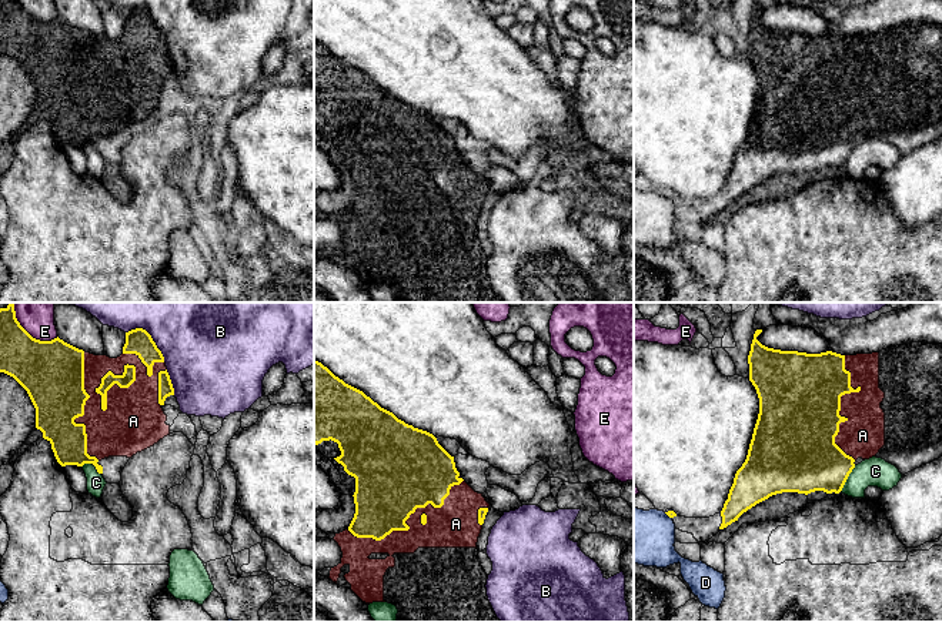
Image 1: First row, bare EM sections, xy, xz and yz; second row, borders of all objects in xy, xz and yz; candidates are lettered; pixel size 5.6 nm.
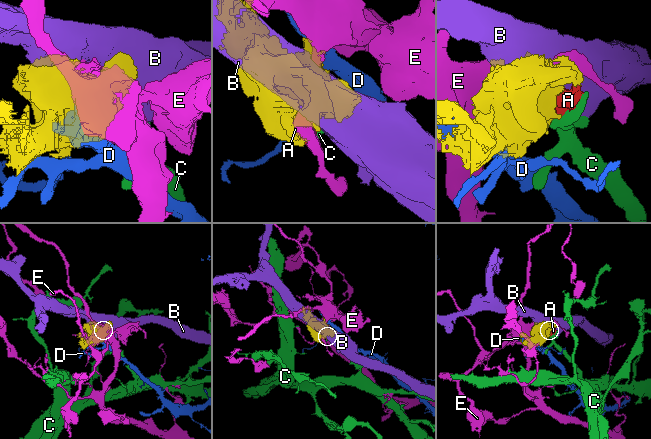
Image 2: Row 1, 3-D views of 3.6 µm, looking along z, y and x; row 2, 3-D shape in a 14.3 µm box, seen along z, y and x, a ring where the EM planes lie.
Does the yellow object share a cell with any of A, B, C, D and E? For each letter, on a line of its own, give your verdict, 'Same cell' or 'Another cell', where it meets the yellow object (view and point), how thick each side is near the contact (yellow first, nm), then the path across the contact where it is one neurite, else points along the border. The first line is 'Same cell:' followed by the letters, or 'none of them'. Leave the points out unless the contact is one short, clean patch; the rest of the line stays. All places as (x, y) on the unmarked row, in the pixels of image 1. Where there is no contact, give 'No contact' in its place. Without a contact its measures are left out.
Same cell: A
A: Same cell. Touches yellow at xz (404, 203). Thickness 420 nm (yellow) against 240 nm
B: Another cell. Touches yellow at xy (150, 17). Thickness 150 nm (yellow) against 340 nm
C: Another cell. Touches yellow at yz (847, 159). Thickness 360 nm (yellow) against 160 nm. Boundary: yz (855, 146), (839, 171)
D: Another cell. Touches yellow at yz (668, 196). Thickness 50 nm (yellow) against 300 nm
E: Another cell. Touches yellow at xy (37, 20). Thickness 360 nm (yellow) against 130 nm

